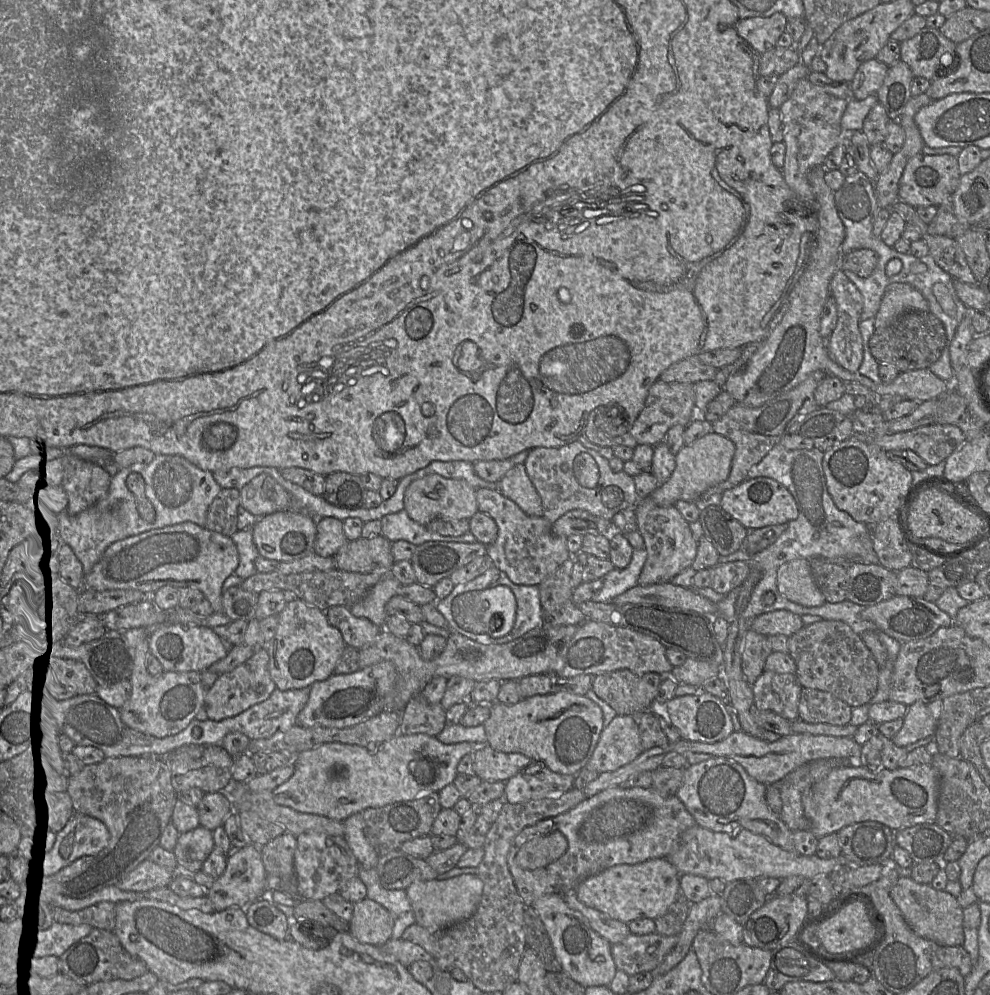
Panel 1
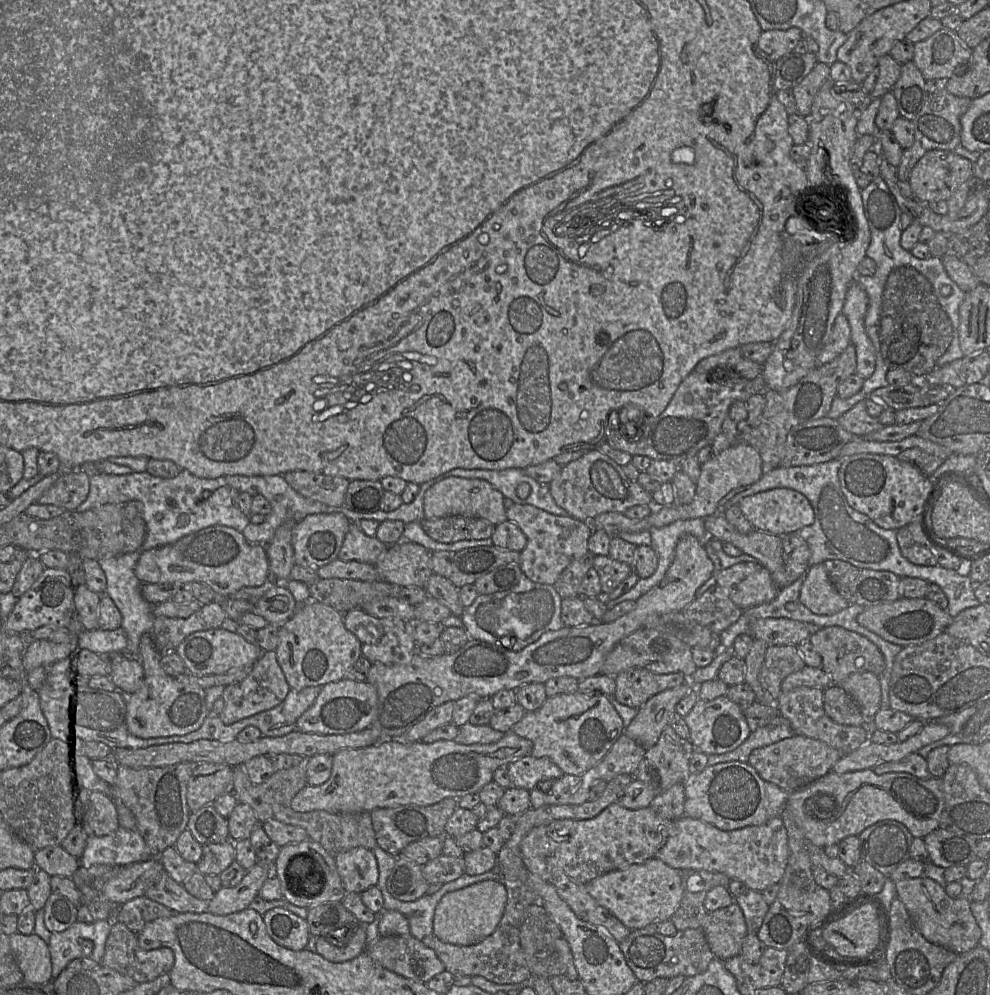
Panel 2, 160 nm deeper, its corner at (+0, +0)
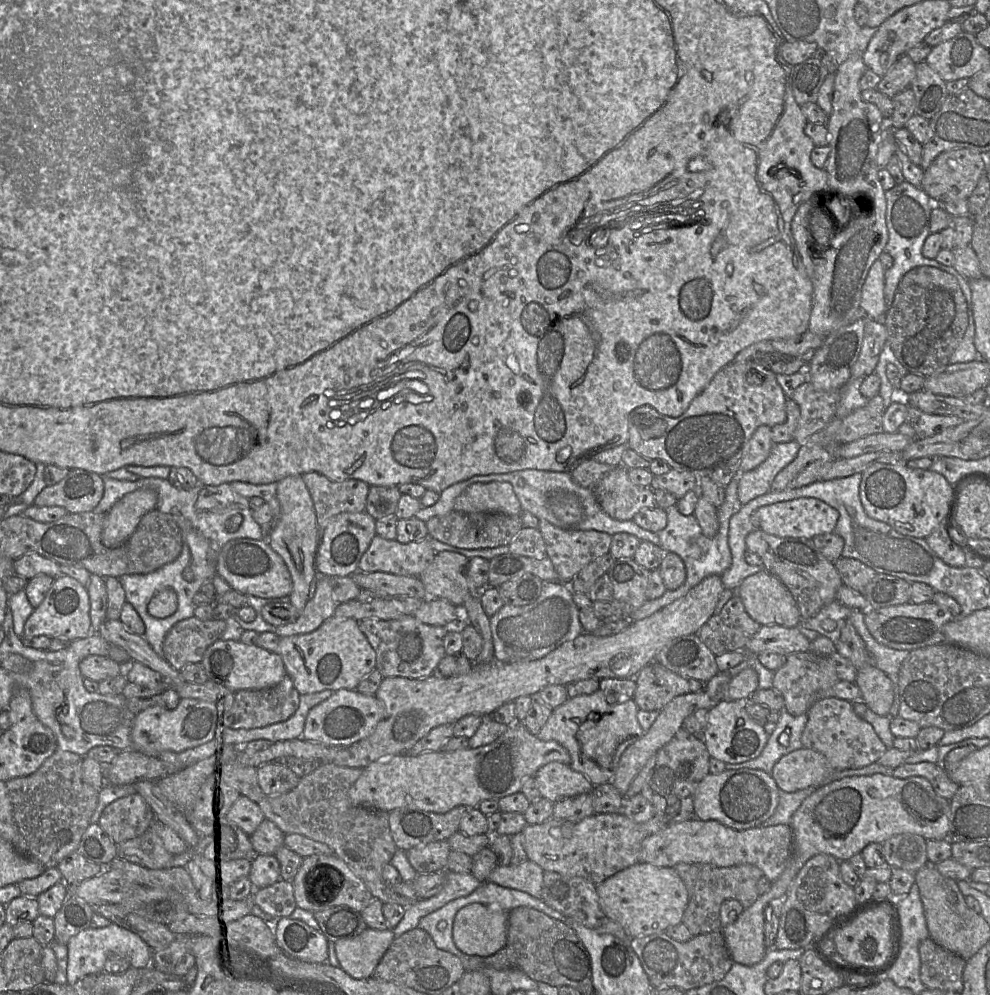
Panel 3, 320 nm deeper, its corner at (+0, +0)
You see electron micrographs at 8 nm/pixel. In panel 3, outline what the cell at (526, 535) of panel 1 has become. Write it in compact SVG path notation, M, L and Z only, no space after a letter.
M539 520L538 530L545 541L547 558L551 560L560 582L566 585L569 585L574 576L589 563L609 554L612 542L612 536L608 533L595 530L562 529L546 520Z

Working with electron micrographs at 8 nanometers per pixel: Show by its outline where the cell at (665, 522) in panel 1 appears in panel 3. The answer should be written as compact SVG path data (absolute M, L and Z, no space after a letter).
M708 576L685 596L646 618L630 621L624 630L615 635L598 637L582 633L541 659L513 663L493 659L487 663L474 663L468 673L453 677L437 677L432 674L421 679L399 676L383 678L376 697L383 703L384 713L375 730L357 743L340 749L332 763L364 769L383 757L405 754L437 726L455 724L459 719L472 714L488 716L518 697L534 697L547 686L566 686L589 678L634 678L641 669L654 662L656 654L670 641L696 634L717 613L723 589L719 576Z

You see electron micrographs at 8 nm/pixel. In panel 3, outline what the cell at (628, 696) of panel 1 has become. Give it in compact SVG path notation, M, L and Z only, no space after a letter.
M652 662L634 677L636 690L632 699L639 710L660 711L677 696L698 692L704 683L693 678L681 676Z

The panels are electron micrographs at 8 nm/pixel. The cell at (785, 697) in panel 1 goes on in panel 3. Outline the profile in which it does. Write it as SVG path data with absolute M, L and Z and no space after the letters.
M824 697L808 709L807 723L801 735L802 746L823 754L835 770L861 768L876 763L887 750L867 721L859 717L853 703L836 697Z

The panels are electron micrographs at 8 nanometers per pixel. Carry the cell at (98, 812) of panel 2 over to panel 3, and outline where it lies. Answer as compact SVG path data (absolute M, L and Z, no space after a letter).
M139 794L128 795L105 807L97 824L116 844L146 832L154 814Z

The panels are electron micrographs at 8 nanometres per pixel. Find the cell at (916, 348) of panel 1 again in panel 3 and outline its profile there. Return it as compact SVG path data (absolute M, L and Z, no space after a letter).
M922 266L908 271L900 280L888 306L884 325L887 345L910 374L928 377L949 364L950 357L962 341L969 325L968 306L956 278L940 269Z

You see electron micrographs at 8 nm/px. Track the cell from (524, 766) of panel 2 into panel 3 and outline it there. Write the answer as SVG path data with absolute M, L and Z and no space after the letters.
M559 762L544 765L533 779L541 797L552 803L560 799L591 793L594 788L583 774Z

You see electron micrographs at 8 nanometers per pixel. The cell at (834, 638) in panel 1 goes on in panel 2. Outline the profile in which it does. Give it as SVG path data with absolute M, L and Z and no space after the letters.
M840 626L820 628L810 634L808 642L822 658L821 669L839 685L847 676L856 672L871 672L879 676L885 667L880 650L864 636Z

